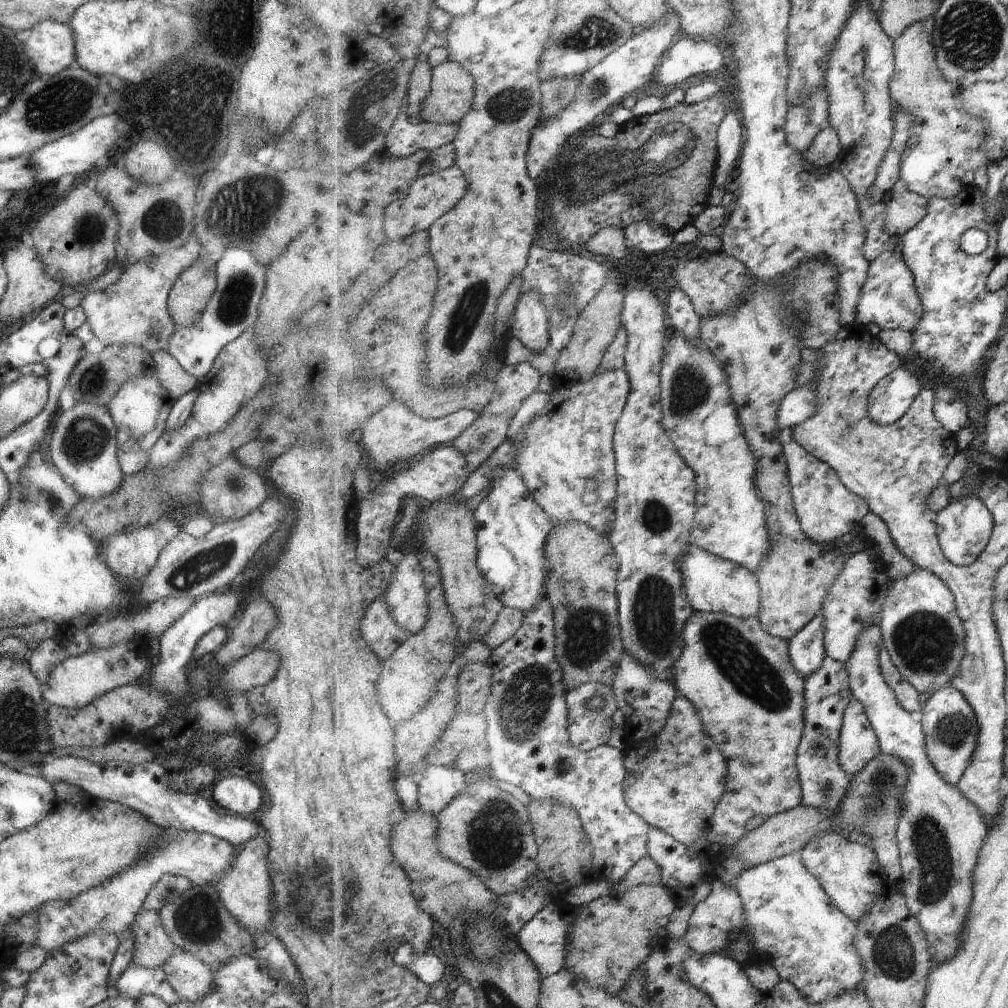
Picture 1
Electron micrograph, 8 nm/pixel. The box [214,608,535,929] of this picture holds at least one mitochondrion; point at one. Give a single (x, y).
(496, 840)

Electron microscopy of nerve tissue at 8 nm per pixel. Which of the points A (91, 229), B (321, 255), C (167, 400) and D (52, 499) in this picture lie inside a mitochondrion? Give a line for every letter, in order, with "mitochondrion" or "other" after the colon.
A: mitochondrion
B: other
C: other
D: mitochondrion

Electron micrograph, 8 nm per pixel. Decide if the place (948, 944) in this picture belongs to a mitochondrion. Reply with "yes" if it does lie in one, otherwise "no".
no

